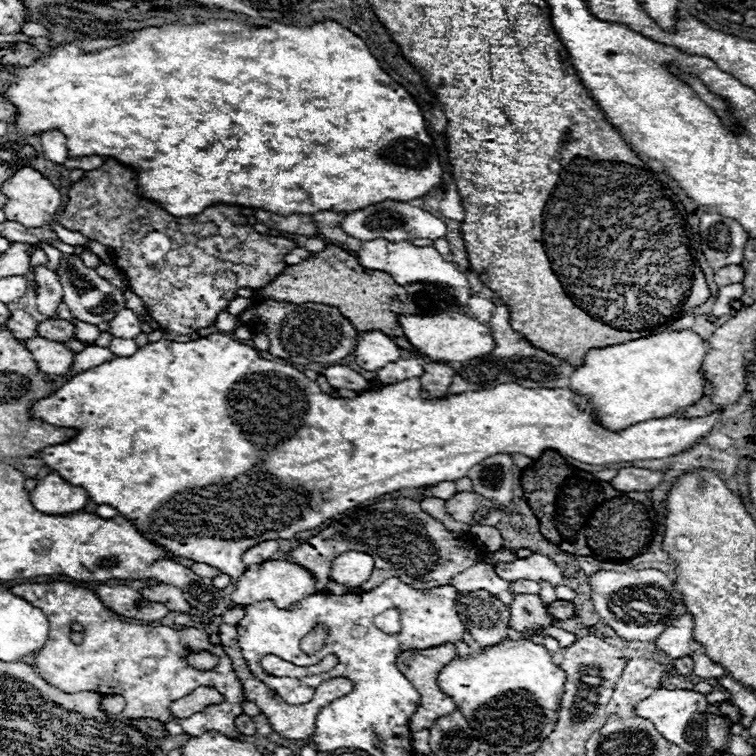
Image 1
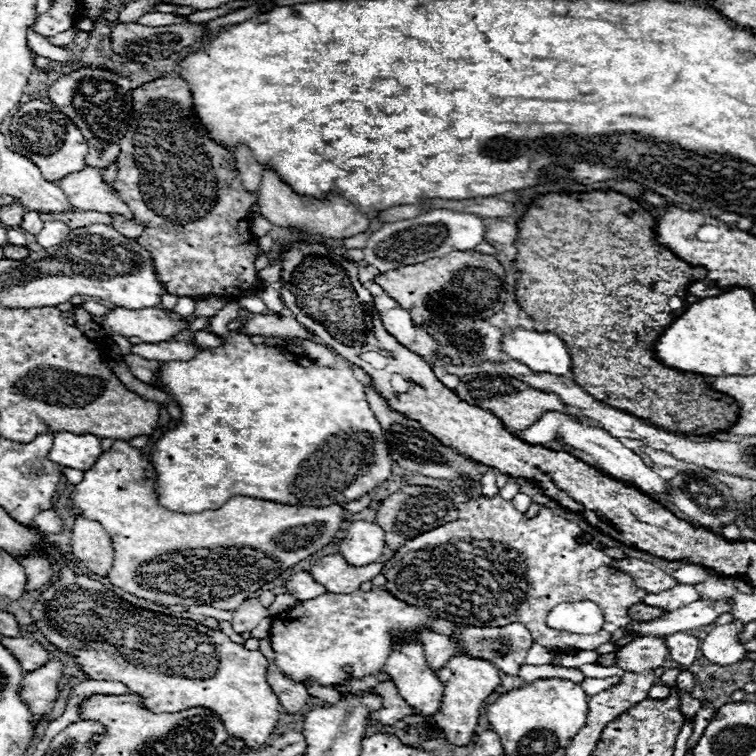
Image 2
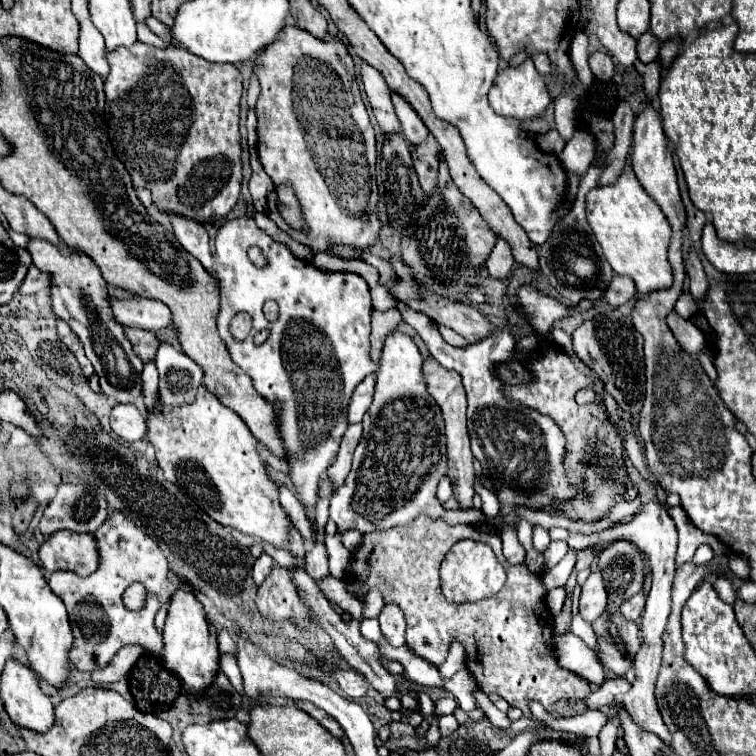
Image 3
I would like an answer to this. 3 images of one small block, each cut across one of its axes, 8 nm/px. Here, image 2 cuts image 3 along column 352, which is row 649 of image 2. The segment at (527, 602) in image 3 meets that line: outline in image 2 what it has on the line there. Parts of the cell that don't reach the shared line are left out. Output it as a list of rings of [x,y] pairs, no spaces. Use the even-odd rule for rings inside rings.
[[[478,496],[470,502],[457,504],[456,509],[458,520],[406,542],[406,546],[398,550],[396,556],[384,562],[382,574],[388,580],[386,590],[392,596],[412,606],[426,608],[434,616],[462,626],[506,626],[512,622],[522,622],[530,630],[536,644],[542,644],[550,650],[570,652],[596,650],[600,644],[608,642],[620,626],[632,622],[628,608],[640,604],[648,594],[634,584],[632,576],[628,576],[626,572],[614,572],[610,568],[614,558],[606,556],[590,542],[580,544],[578,538],[580,534],[584,534],[584,530],[576,522],[554,514],[546,506],[542,506],[538,516],[528,518],[524,512],[516,510],[512,502],[502,500],[500,496]],[[578,598],[590,598],[600,606],[600,610],[604,612],[604,628],[592,636],[550,630],[546,624],[548,612],[560,602],[574,602]]]

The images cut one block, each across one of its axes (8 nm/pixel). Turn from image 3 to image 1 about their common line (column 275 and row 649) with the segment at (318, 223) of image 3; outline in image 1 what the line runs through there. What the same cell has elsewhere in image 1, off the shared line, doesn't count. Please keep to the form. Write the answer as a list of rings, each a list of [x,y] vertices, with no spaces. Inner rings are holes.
[[[68,582],[54,584],[16,584],[10,588],[12,594],[32,602],[46,612],[50,622],[50,638],[46,646],[34,654],[34,670],[52,686],[64,692],[92,690],[98,694],[120,694],[126,698],[122,712],[125,719],[154,718],[160,722],[176,720],[170,714],[170,704],[182,696],[188,696],[200,686],[216,688],[226,700],[224,704],[210,704],[198,714],[178,718],[178,724],[188,736],[204,734],[206,730],[218,730],[228,738],[240,738],[234,720],[242,714],[242,688],[240,680],[232,670],[232,662],[226,660],[222,646],[212,646],[208,636],[196,628],[174,630],[168,626],[134,626],[120,622],[90,590]],[[78,622],[84,626],[82,644],[70,642],[70,624]],[[184,650],[210,652],[218,658],[212,670],[196,670],[188,664]]]

